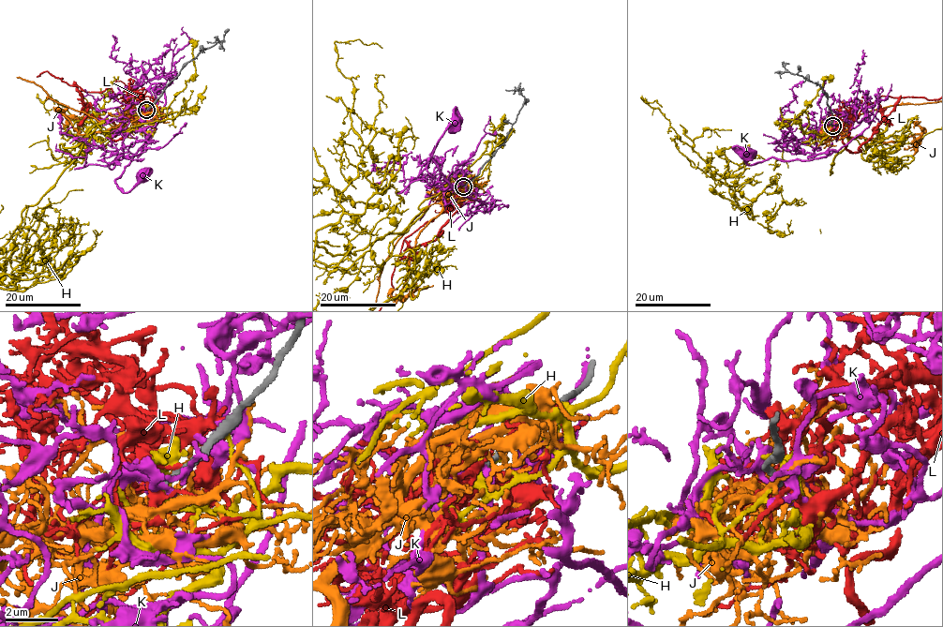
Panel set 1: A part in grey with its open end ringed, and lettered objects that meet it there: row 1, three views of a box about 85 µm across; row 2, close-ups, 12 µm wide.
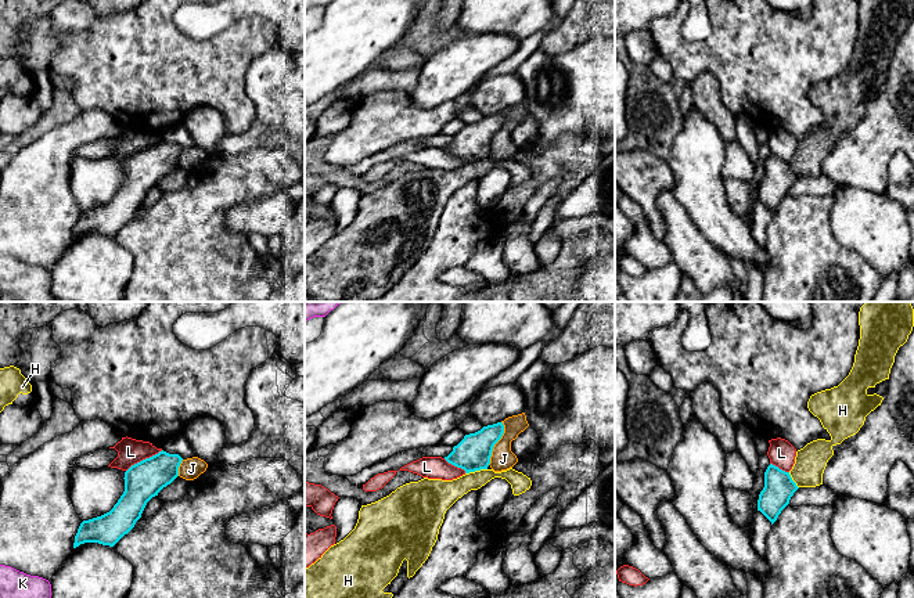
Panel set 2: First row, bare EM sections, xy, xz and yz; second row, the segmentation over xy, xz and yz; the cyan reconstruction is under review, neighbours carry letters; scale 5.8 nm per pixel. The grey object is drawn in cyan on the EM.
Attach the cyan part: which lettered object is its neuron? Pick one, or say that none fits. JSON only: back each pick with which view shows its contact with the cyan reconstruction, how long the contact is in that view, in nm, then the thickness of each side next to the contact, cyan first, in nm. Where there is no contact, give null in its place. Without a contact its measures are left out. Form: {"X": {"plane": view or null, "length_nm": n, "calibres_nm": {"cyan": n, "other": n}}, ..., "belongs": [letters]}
{"belongs": []}

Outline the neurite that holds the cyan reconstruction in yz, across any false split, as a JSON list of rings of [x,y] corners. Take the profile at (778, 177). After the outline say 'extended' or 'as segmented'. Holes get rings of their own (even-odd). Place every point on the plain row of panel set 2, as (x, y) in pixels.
[[[770,154],[764,162],[764,177],[759,184],[758,201],[773,215],[798,179],[789,162]]]; as segmented

